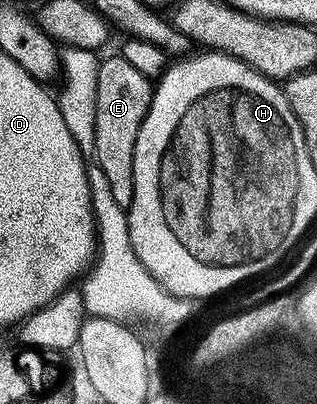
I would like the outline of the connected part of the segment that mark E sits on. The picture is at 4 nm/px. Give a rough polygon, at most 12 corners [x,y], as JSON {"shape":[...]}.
{"shape":[[120,53],[100,59],[95,160],[126,208],[154,83]]}

